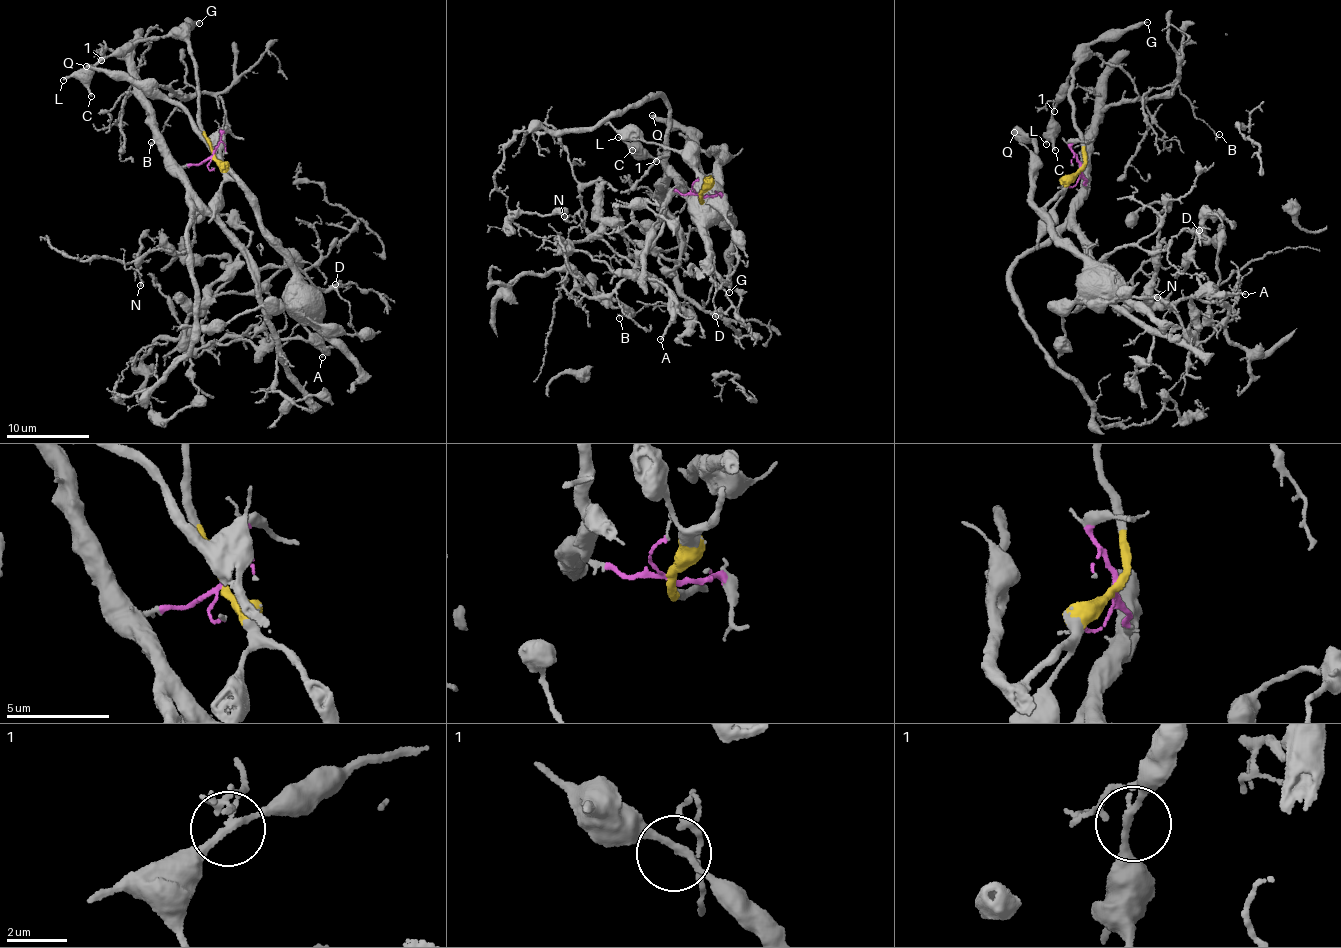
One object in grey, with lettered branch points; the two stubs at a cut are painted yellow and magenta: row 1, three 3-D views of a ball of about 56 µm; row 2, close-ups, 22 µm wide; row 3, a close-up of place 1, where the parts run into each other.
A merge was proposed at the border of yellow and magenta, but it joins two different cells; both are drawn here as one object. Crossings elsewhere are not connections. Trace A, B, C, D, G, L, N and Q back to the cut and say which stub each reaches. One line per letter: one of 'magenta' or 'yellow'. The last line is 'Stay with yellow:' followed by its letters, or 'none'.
A: magenta
B: magenta
C: yellow
D: magenta
G: yellow
L: yellow
N: magenta
Q: yellow
Stay with yellow: C, G, L, Q

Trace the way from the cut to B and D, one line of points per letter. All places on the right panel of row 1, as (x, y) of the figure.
B: (1081, 168), (1086, 182), (1083, 186), (1091, 130), (1109, 106), (1172, 95), (1178, 87), (1193, 114), (1219, 134)
D: (1081, 168), (1086, 189), (1073, 225), (1097, 265), (1115, 249), (1167, 249), (1173, 237), (1200, 230)

